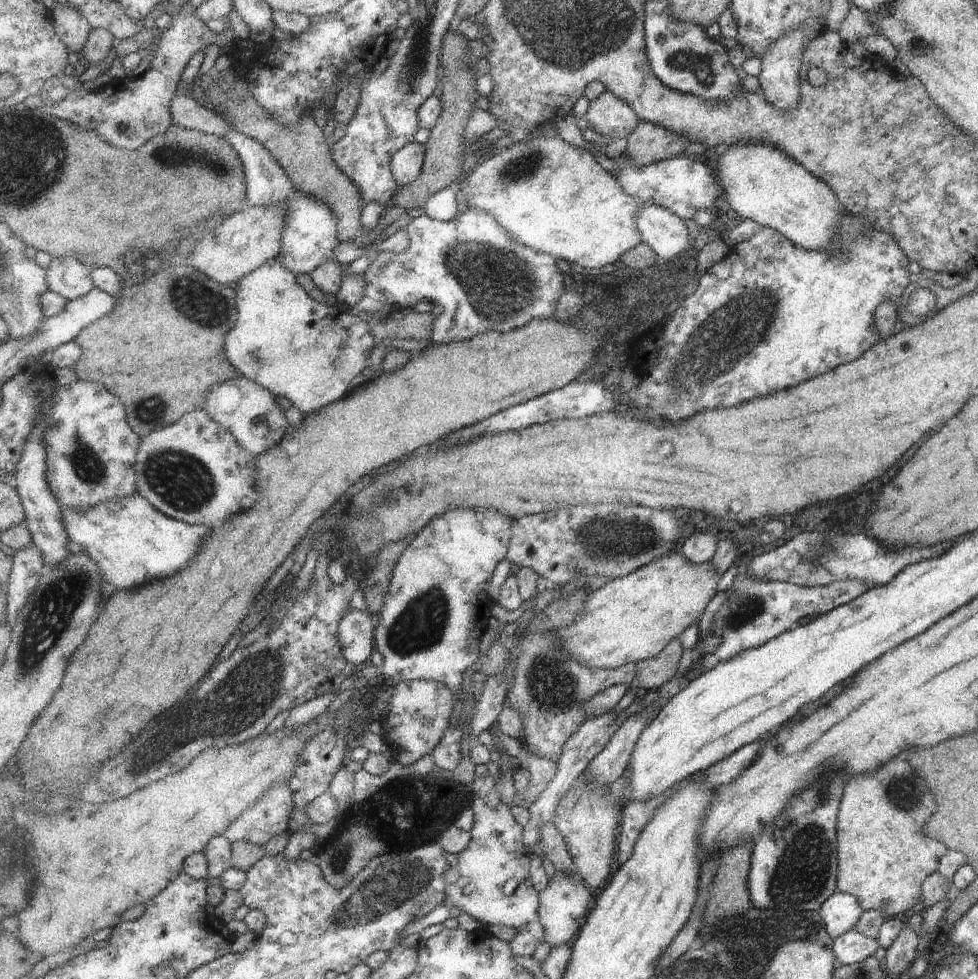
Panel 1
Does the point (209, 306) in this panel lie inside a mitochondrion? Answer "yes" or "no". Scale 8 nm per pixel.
yes

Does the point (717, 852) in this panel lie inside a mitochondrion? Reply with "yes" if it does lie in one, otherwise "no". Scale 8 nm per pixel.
no

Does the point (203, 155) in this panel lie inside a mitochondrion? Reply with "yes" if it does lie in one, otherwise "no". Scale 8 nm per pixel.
yes

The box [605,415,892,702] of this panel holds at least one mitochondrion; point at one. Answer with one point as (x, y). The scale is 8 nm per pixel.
(747, 608)

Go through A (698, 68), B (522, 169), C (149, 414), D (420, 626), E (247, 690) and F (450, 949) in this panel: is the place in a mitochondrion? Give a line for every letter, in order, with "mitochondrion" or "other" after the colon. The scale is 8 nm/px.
A: mitochondrion
B: mitochondrion
C: mitochondrion
D: mitochondrion
E: mitochondrion
F: other

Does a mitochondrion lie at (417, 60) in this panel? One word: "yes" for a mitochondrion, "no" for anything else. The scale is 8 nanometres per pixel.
yes

